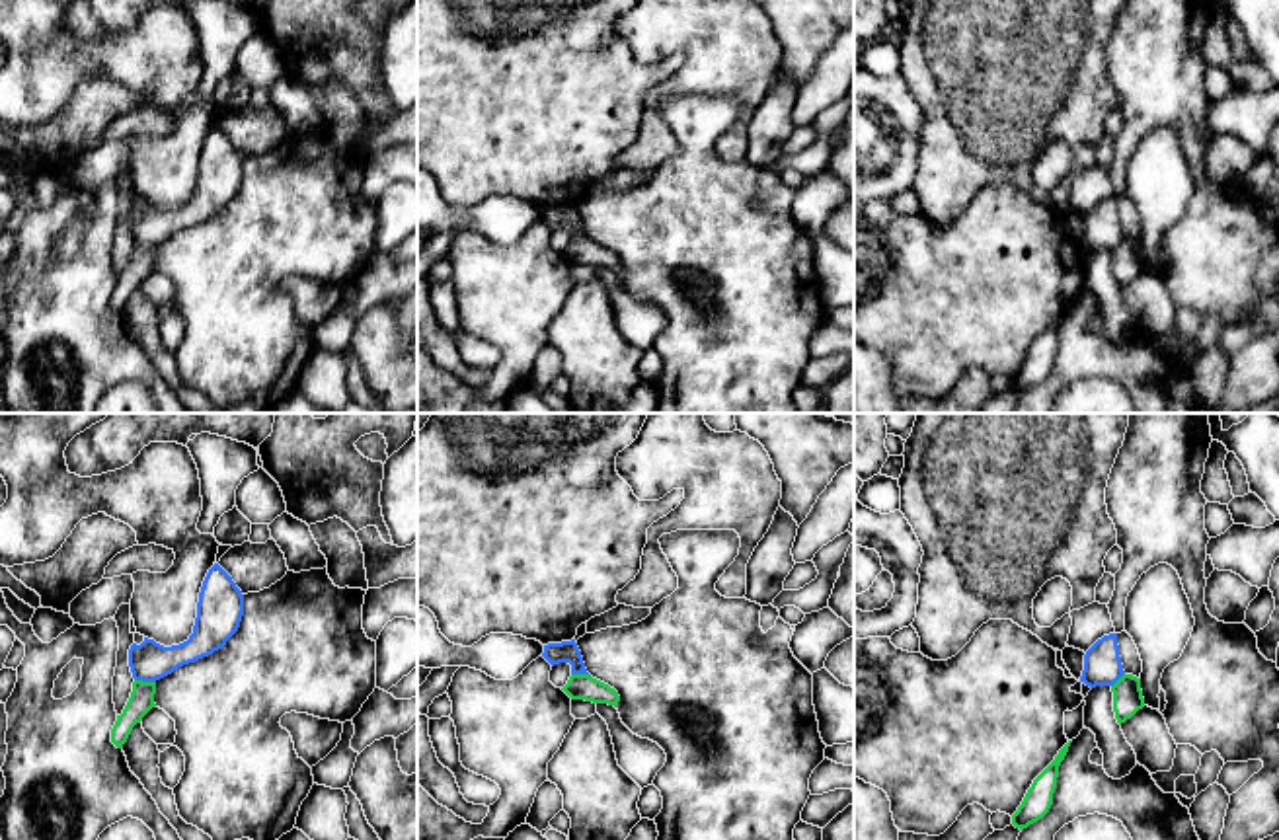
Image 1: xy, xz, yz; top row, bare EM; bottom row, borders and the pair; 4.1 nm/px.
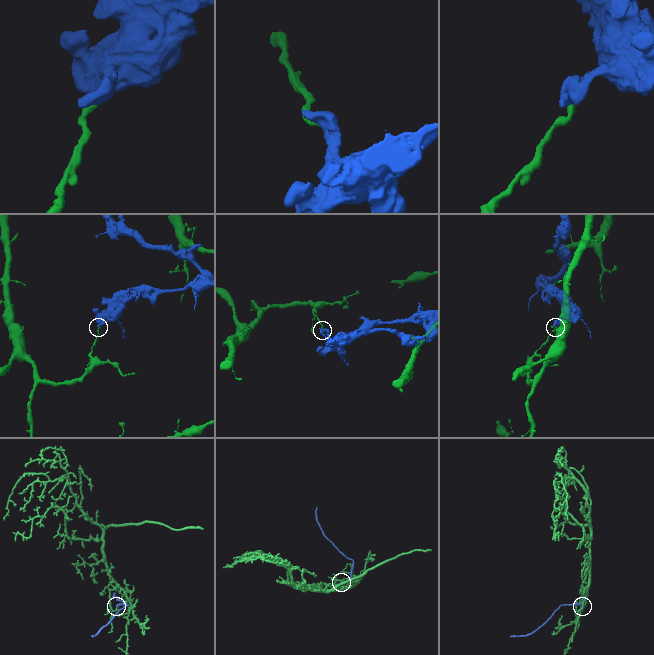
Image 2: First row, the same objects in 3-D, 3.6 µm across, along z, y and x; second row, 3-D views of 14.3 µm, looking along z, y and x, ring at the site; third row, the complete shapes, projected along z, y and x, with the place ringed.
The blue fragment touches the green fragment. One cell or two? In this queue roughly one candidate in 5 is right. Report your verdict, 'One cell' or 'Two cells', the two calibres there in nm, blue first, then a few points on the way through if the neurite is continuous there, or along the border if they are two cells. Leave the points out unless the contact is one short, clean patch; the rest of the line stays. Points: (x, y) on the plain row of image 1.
Two cells. Thickness 160 nm (blue) against 100 nm

